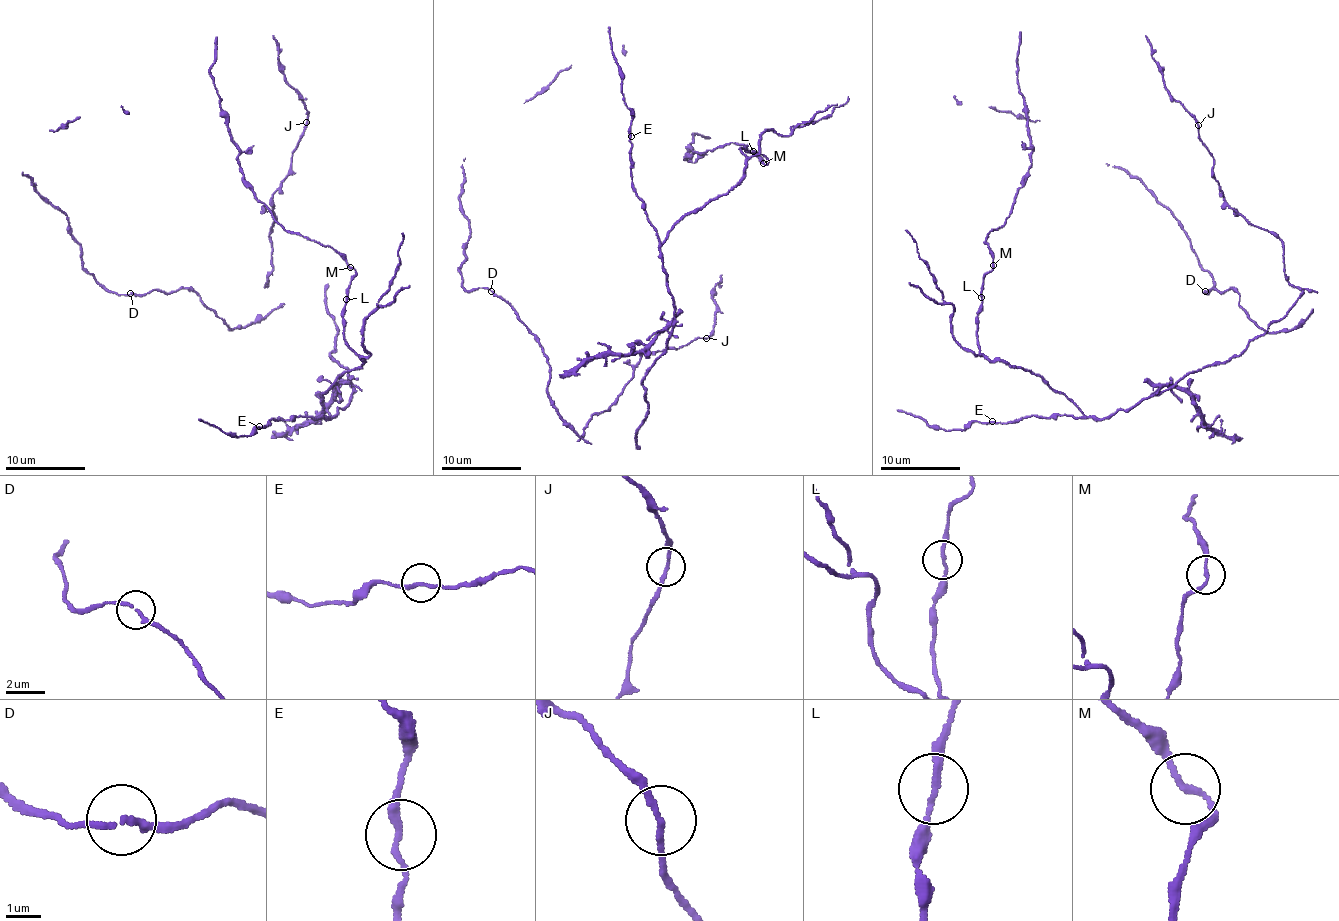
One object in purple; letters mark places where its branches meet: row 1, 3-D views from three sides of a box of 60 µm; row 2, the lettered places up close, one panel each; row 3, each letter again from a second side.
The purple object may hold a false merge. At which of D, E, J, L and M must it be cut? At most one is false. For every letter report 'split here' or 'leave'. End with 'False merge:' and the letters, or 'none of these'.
D: leave
E: leave
J: leave
L: leave
M: leave
False merge: none of these

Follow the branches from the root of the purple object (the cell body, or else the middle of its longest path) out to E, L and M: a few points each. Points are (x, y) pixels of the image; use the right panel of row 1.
E: (1198, 369), (1128, 409), (1117, 409), (1101, 419), (1052, 414), (1049, 418), (1028, 415), (1004, 423), (992, 421)
L: (1198, 369), (1128, 409), (1101, 419), (1086, 417), (1033, 371), (990, 360), (981, 352), (981, 297)
M: (1198, 369), (1128, 409), (1086, 417), (1033, 371), (981, 352), (977, 309), (992, 265)

